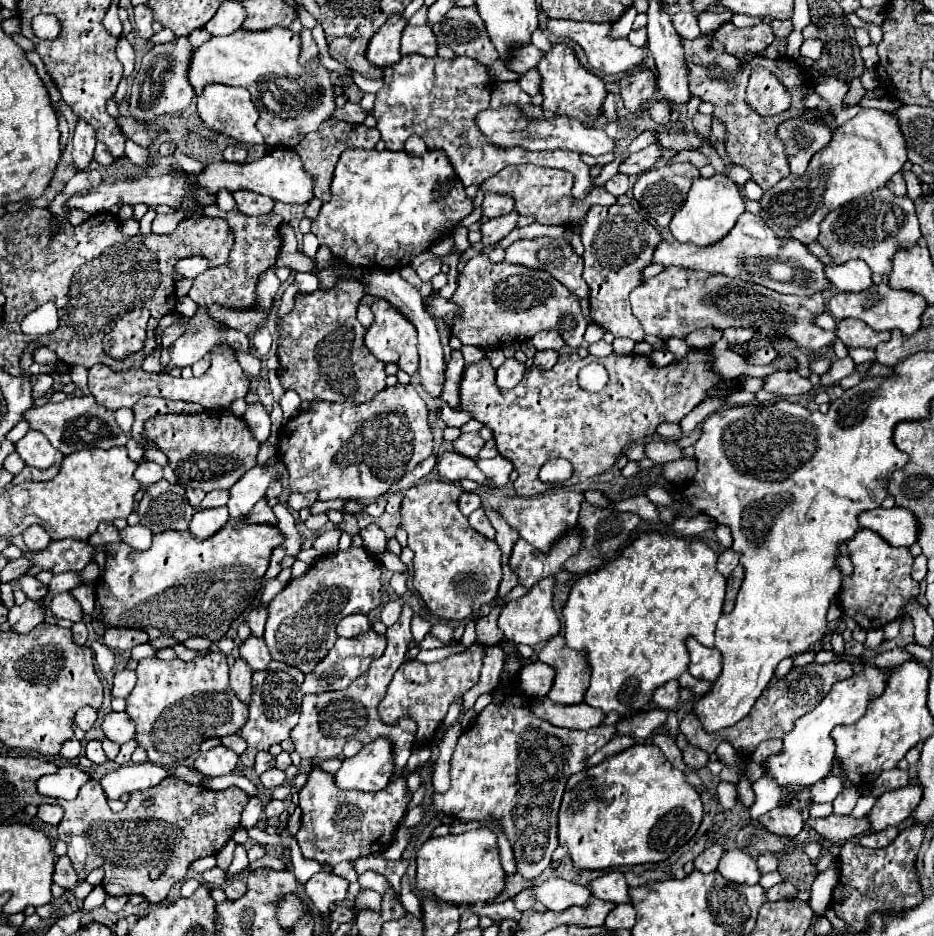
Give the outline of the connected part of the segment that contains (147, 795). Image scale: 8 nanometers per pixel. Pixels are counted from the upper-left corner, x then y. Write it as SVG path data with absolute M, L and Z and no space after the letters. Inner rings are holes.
M164 778L158 786L150 788L148 792L134 792L128 806L116 814L110 810L106 802L106 794L100 786L98 780L86 782L76 800L64 802L64 800L54 800L58 806L64 808L64 818L58 824L58 840L68 844L68 858L72 860L72 866L78 874L80 880L84 880L94 868L104 868L104 890L108 896L132 896L132 894L142 894L146 896L148 902L158 904L166 898L168 890L172 884L182 880L190 868L190 864L198 858L204 856L214 856L222 850L222 846L232 838L234 830L240 826L240 814L244 806L248 804L248 796L244 790L230 786L226 790L208 790L202 786L190 786L178 778ZM150 800L152 804L146 806L144 802ZM162 866L162 874L158 880L150 878L150 870Z

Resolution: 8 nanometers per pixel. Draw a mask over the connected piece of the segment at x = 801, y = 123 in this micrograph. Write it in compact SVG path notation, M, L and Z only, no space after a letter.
M812 108L804 110L804 114L796 118L788 118L778 124L776 138L784 142L790 172L796 176L802 176L808 168L810 158L832 140L832 130L820 122L824 114L828 114L826 108Z

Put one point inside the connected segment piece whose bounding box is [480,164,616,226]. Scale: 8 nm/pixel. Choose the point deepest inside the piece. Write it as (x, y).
(544, 193)

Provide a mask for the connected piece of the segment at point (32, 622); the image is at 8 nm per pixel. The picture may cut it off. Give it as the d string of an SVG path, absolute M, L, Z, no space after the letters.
M26 600L22 606L14 606L8 612L8 624L14 634L28 634L34 626L38 626L44 620L44 608L34 602Z

